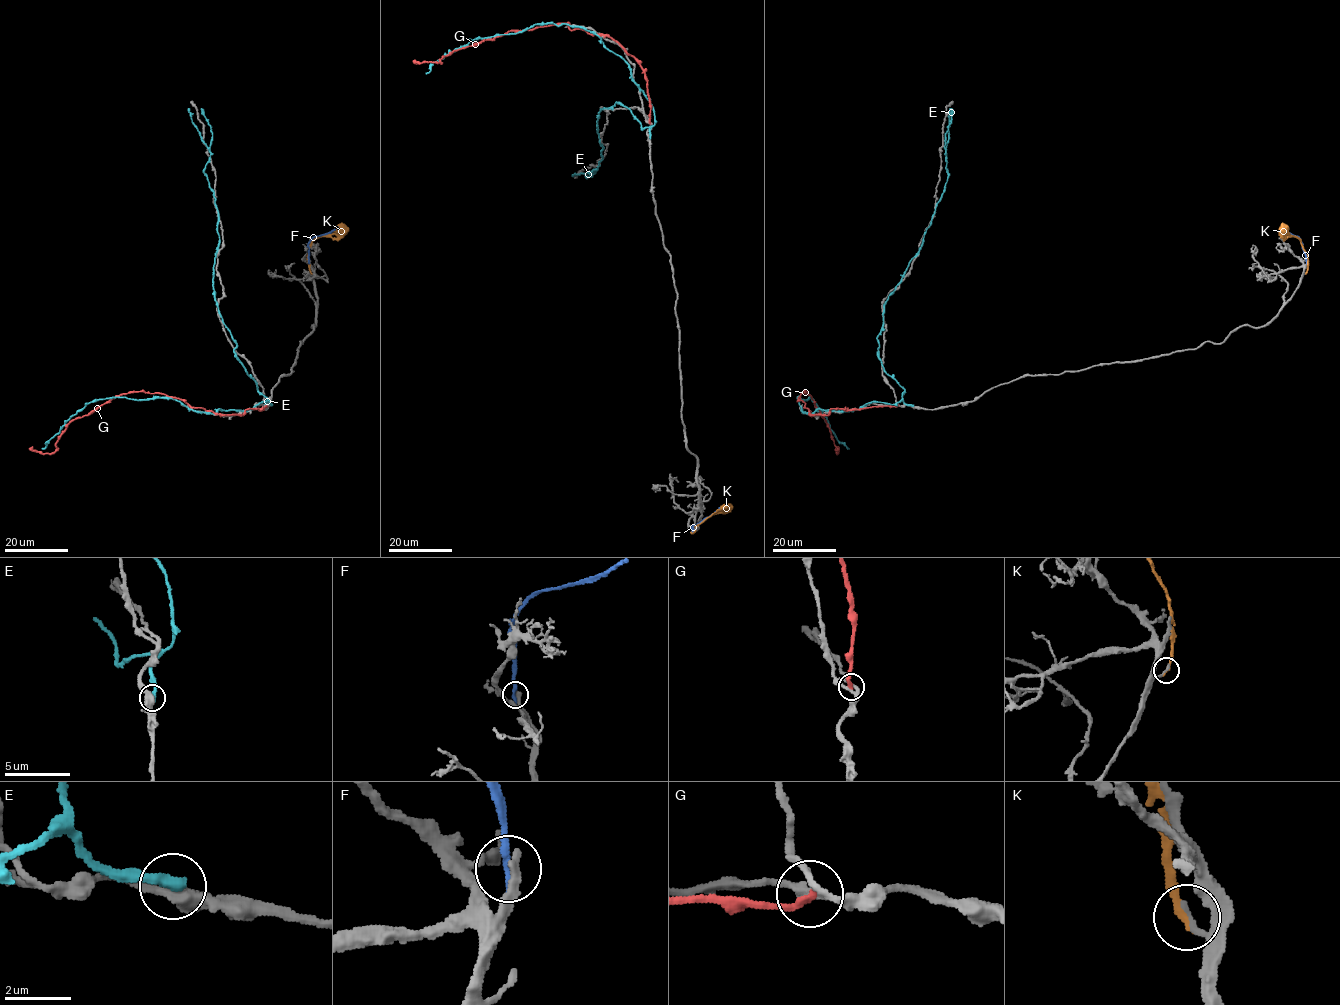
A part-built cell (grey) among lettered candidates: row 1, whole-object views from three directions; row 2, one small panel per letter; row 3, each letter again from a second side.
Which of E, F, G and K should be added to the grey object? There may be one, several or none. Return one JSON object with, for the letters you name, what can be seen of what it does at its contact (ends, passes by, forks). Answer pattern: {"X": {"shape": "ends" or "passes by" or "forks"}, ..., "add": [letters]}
{"add": []}

